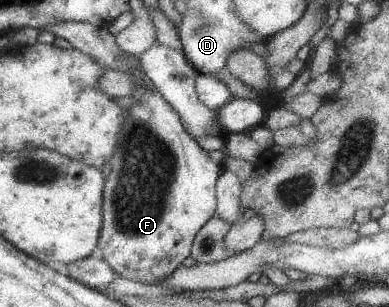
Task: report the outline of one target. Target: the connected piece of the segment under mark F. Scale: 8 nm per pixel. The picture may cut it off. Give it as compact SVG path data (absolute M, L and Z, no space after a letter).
M61 21L54 25L45 25L42 31L50 31L56 37L63 37L72 47L91 55L105 70L131 71L131 77L137 85L133 95L126 102L129 117L121 127L117 142L117 151L111 158L111 173L104 183L102 201L102 228L98 247L103 251L105 260L117 273L147 285L159 283L169 277L181 262L190 255L193 240L197 232L211 217L216 215L216 183L223 171L199 146L184 128L179 114L163 99L163 96L146 80L136 56L121 51L115 43L108 26L94 26L87 22Z

